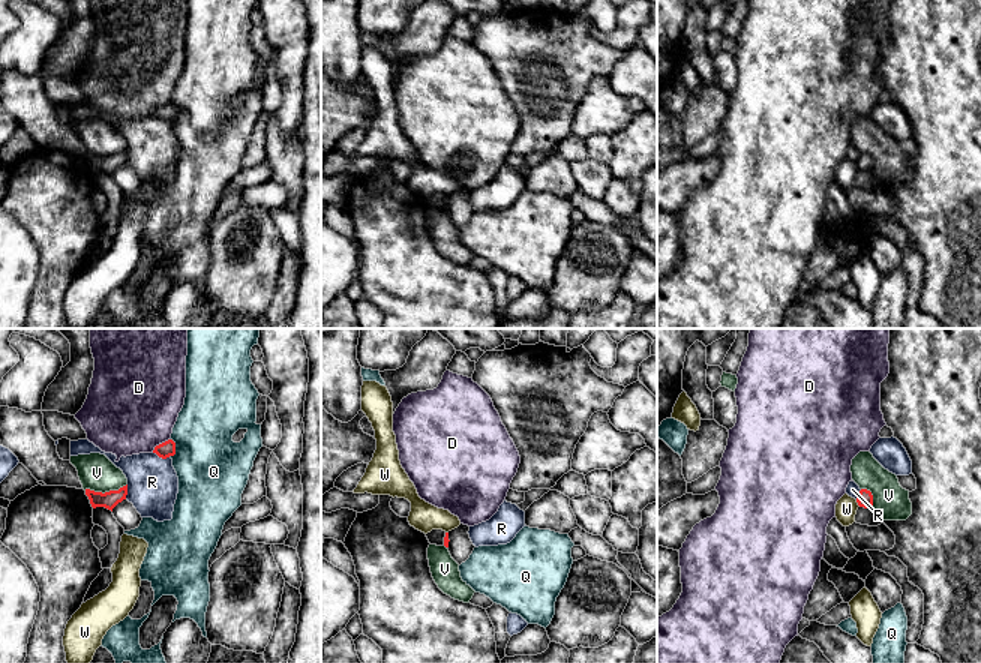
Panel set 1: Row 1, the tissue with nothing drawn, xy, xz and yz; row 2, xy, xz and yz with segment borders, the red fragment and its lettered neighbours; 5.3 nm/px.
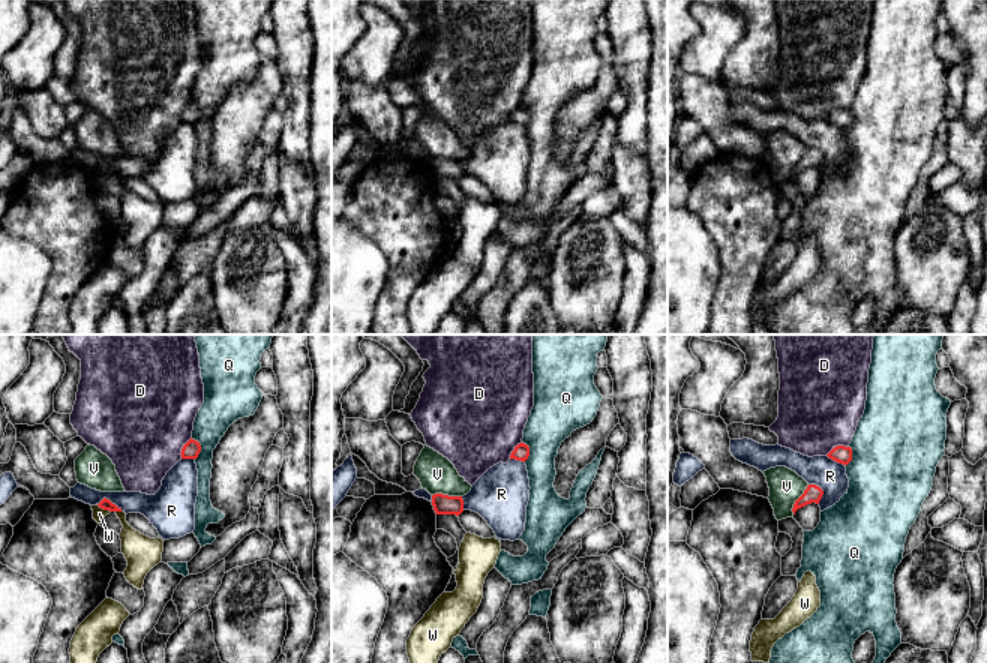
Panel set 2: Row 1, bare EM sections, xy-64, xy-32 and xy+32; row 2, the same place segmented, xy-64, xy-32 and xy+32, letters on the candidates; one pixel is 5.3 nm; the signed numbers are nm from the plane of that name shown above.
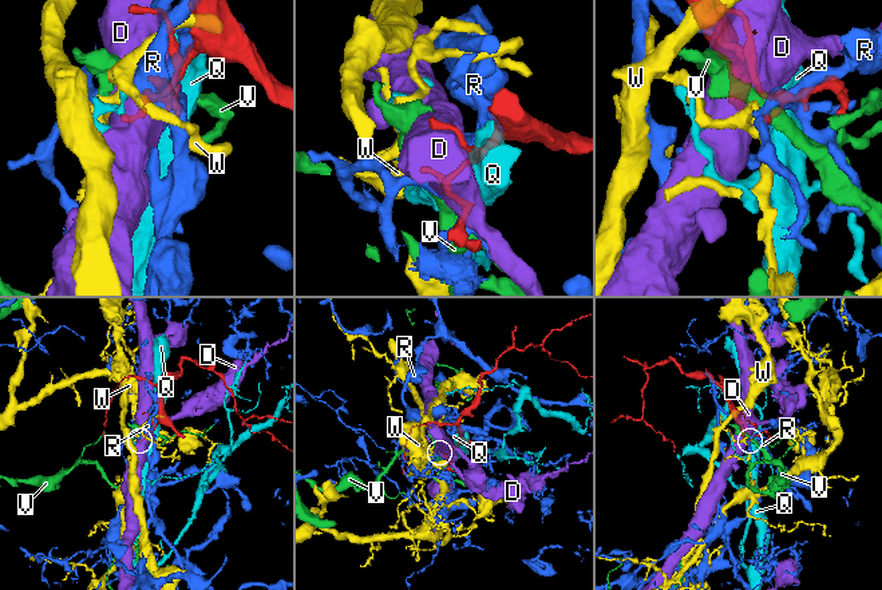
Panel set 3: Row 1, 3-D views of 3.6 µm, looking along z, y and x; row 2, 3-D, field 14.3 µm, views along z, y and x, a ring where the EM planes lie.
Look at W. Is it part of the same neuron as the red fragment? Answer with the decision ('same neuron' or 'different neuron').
different neuron

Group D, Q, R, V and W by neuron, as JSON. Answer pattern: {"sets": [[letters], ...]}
{"sets": [["D"], ["Q"], ["R"], ["V"], ["W"]]}

